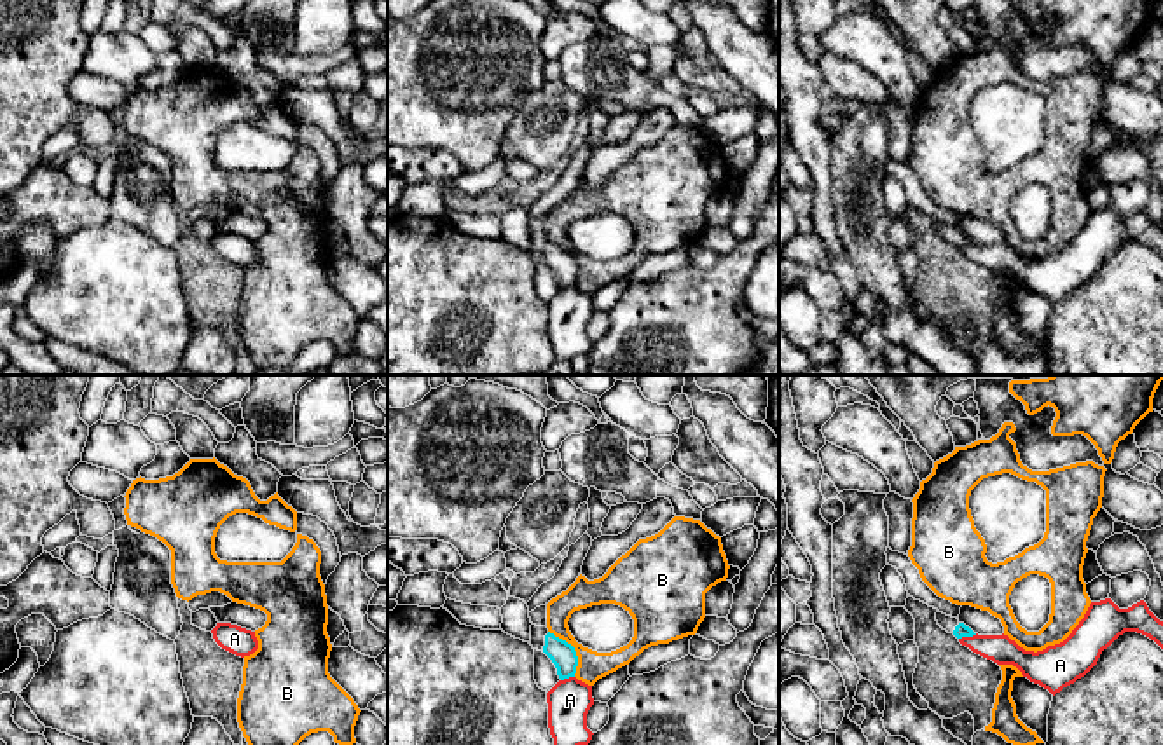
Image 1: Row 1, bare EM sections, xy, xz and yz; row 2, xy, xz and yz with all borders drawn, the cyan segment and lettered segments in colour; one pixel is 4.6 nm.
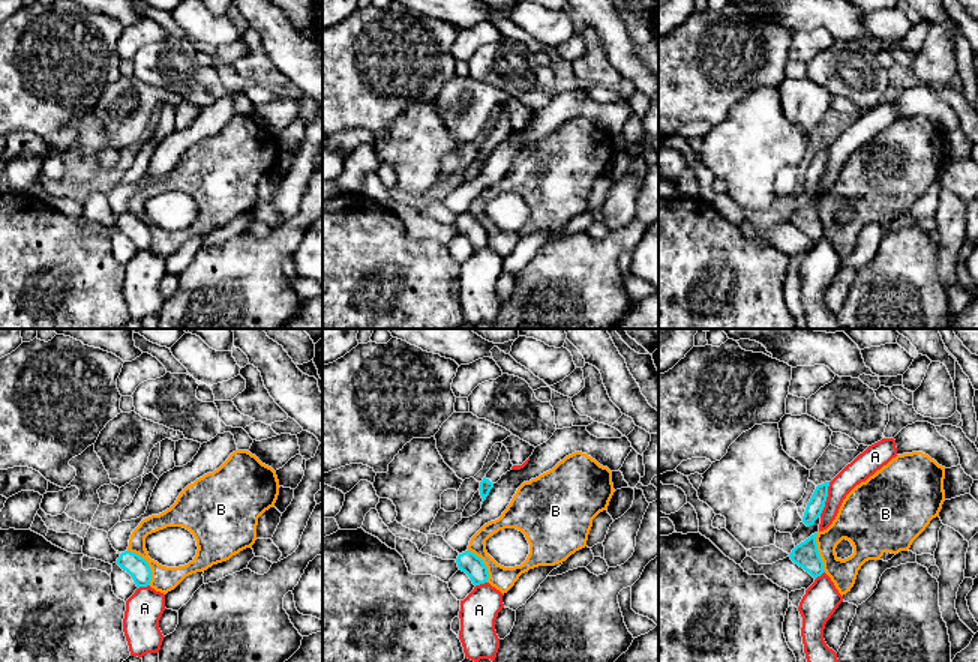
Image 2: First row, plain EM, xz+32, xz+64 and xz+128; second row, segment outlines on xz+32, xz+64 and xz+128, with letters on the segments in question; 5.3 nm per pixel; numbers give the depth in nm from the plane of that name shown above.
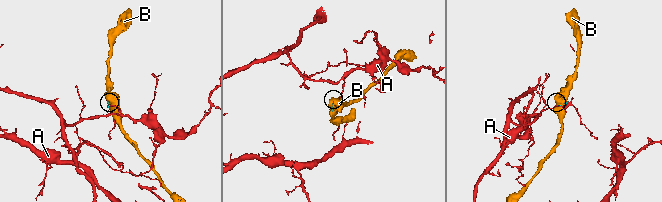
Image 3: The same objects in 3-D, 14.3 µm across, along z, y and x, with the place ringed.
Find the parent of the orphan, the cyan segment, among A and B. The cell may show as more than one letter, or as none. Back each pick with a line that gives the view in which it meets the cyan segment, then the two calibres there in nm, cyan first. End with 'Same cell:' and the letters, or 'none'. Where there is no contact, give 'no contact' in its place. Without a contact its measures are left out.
Same cell: none

